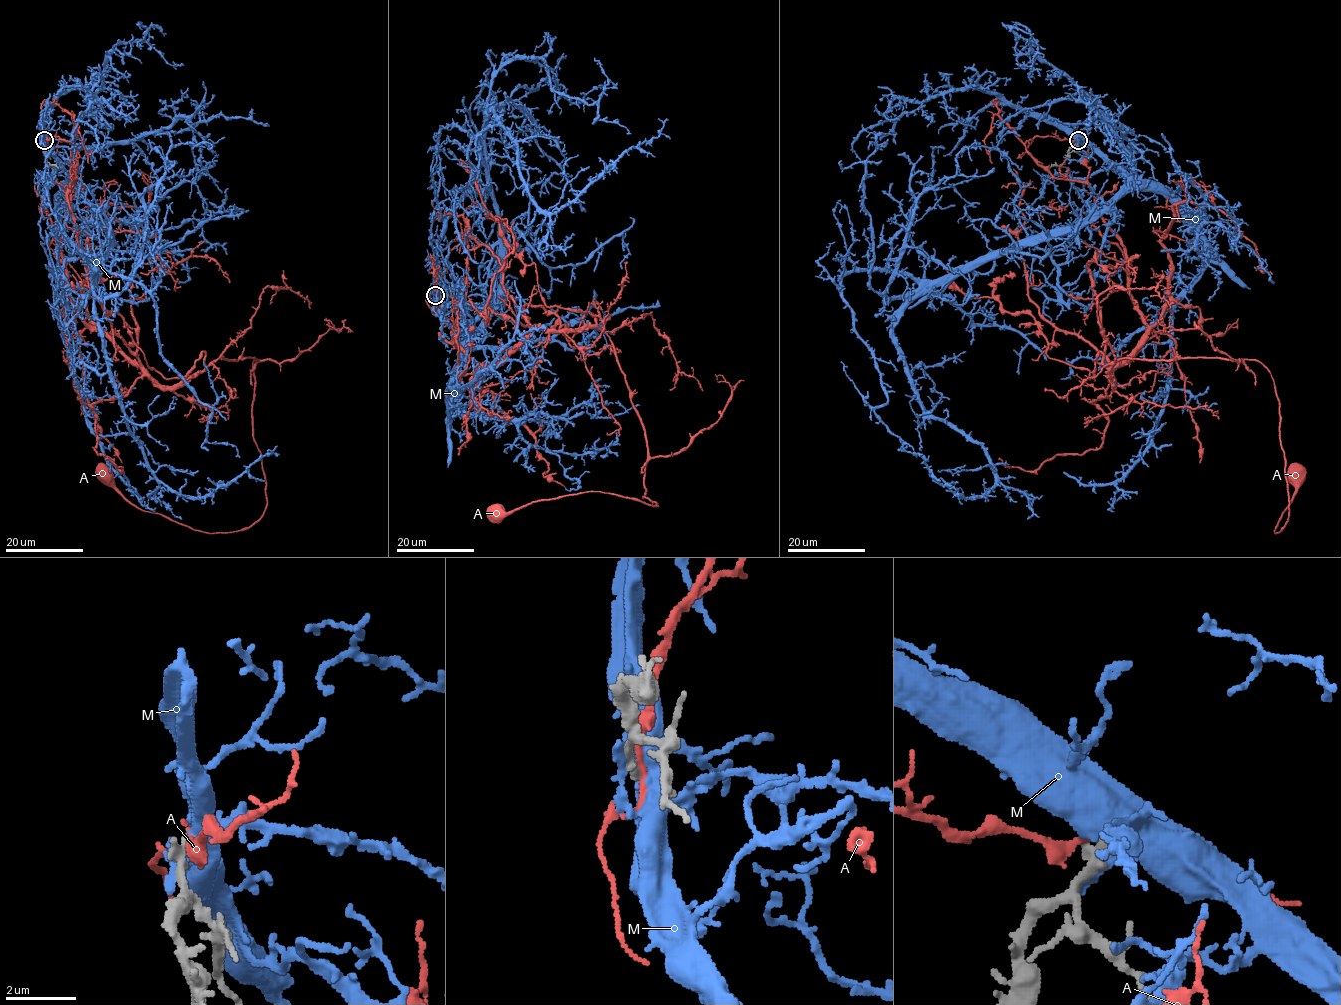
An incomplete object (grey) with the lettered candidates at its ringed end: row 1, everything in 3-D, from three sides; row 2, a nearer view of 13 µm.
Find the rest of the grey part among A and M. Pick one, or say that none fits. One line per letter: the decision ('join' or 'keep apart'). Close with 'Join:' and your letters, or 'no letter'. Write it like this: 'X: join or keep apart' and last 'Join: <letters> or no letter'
A: keep apart
M: keep apart
Join: no letter

